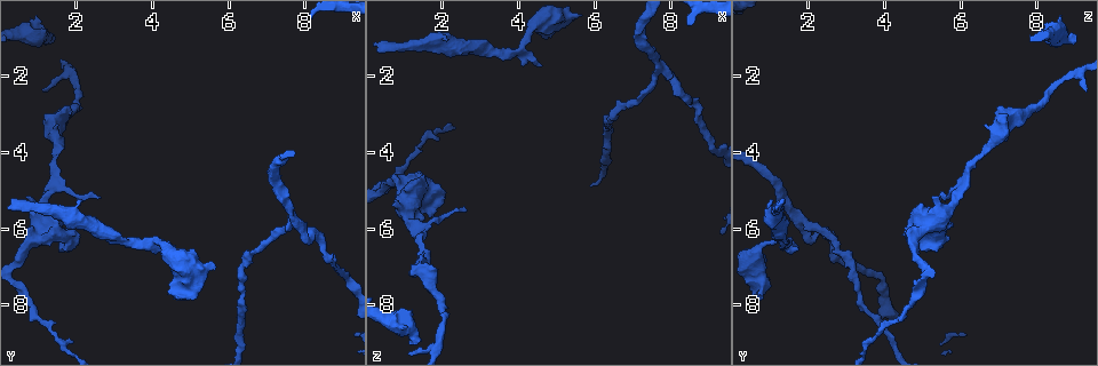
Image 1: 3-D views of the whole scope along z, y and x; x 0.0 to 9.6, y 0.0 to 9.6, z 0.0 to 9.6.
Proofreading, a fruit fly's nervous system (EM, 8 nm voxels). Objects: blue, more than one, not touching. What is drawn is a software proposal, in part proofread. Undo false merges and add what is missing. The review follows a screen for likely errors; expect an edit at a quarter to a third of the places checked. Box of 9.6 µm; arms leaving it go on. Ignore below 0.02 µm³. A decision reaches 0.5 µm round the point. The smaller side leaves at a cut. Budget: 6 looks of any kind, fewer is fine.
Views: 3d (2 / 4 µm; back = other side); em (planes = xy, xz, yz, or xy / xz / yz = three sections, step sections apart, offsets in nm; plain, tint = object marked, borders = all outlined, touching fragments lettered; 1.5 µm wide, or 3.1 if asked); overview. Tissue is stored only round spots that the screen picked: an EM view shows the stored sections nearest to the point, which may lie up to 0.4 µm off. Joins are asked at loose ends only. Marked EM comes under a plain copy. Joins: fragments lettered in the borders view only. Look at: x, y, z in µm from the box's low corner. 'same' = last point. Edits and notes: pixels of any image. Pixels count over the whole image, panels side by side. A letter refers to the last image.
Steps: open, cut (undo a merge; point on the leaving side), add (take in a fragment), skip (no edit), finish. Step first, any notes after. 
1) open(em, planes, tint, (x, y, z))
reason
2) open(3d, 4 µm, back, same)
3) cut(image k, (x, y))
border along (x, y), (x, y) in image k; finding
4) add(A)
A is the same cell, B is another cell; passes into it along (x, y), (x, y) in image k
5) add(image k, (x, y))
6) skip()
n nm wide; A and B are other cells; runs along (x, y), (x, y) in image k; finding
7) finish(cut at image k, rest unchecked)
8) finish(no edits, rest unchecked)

open(3d, 2 µm, (4.60, 6.45, 1.70))
thin end

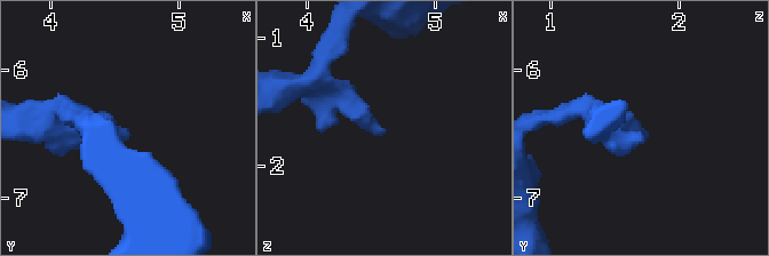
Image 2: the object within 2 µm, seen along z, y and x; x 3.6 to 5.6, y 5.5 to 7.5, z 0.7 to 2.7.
open(em, yz, step 8, tint, (4.60, 6.44, 1.70))

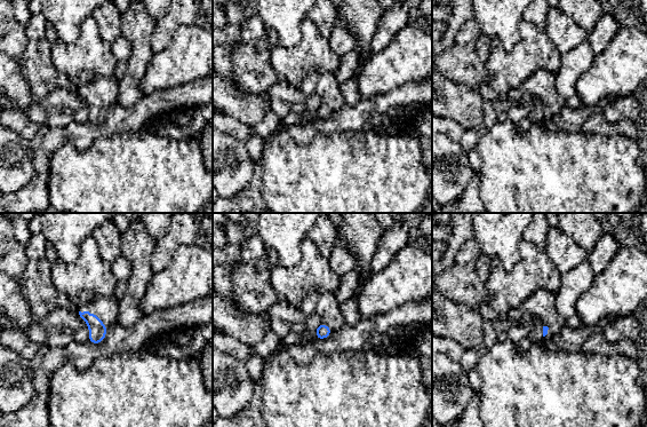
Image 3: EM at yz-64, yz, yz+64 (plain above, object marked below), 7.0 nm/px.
open(em, xz, step 8, borders, same)

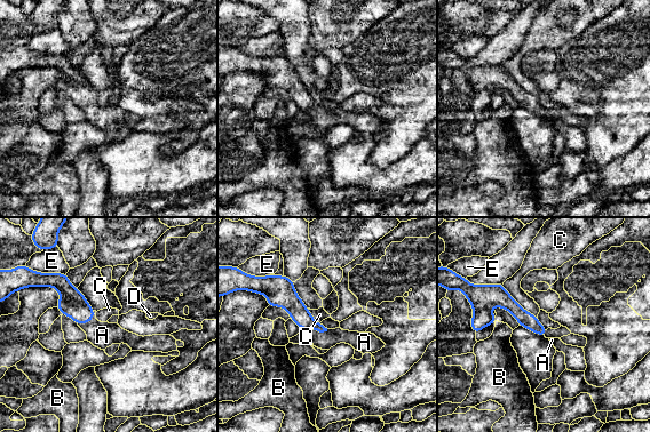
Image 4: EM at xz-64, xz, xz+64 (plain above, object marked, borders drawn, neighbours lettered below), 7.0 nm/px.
add(image 4, (325, 341))
A is the same cell, B, C, D and E are other cells; passes into it along (299, 313), (316, 329), (325, 341) in image 4; the cell continues

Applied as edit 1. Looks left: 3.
open(3d, 4 µm, back, (7.75, 5.80, 1.85))
a fork

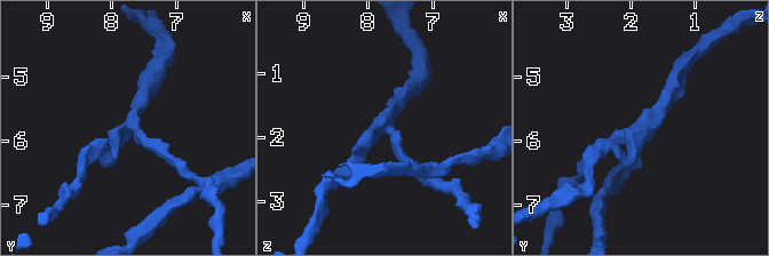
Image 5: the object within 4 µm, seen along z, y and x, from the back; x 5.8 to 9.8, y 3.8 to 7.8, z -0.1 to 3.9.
open(em, xz, step 4, tint, (7.75, 5.75, 1.80))
need the tissue

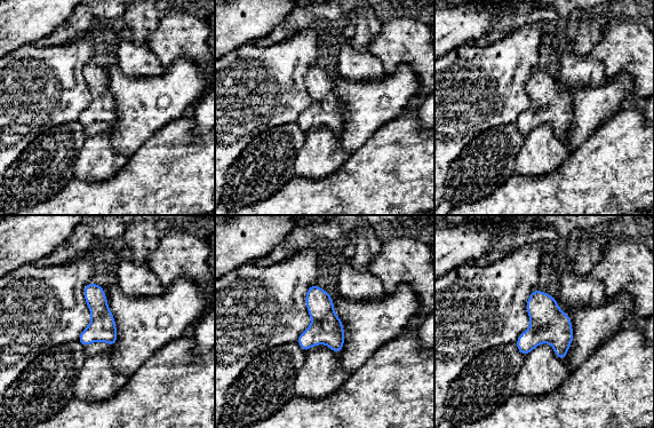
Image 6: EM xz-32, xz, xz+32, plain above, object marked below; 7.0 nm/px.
open(em, yz, step 8, borders, same)
another direction

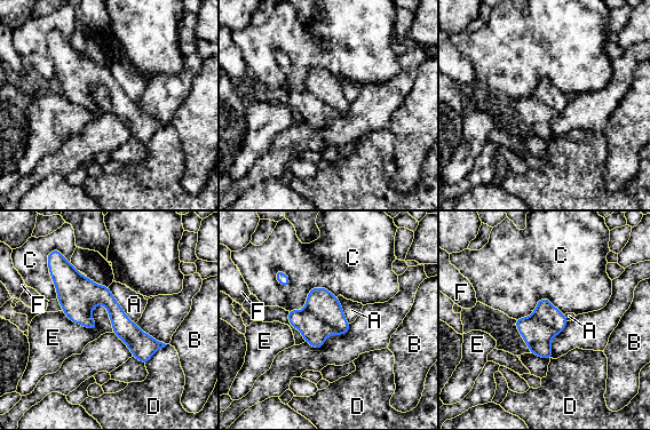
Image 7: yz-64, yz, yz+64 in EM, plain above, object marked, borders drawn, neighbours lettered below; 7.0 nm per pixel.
skip()
140 nm wide; A, B, C, D, E and F are other cells; border along (337, 296), (312, 287), (286, 310) in image 7; all the same cell

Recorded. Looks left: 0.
finish(add at image 4, rest unchecked)

